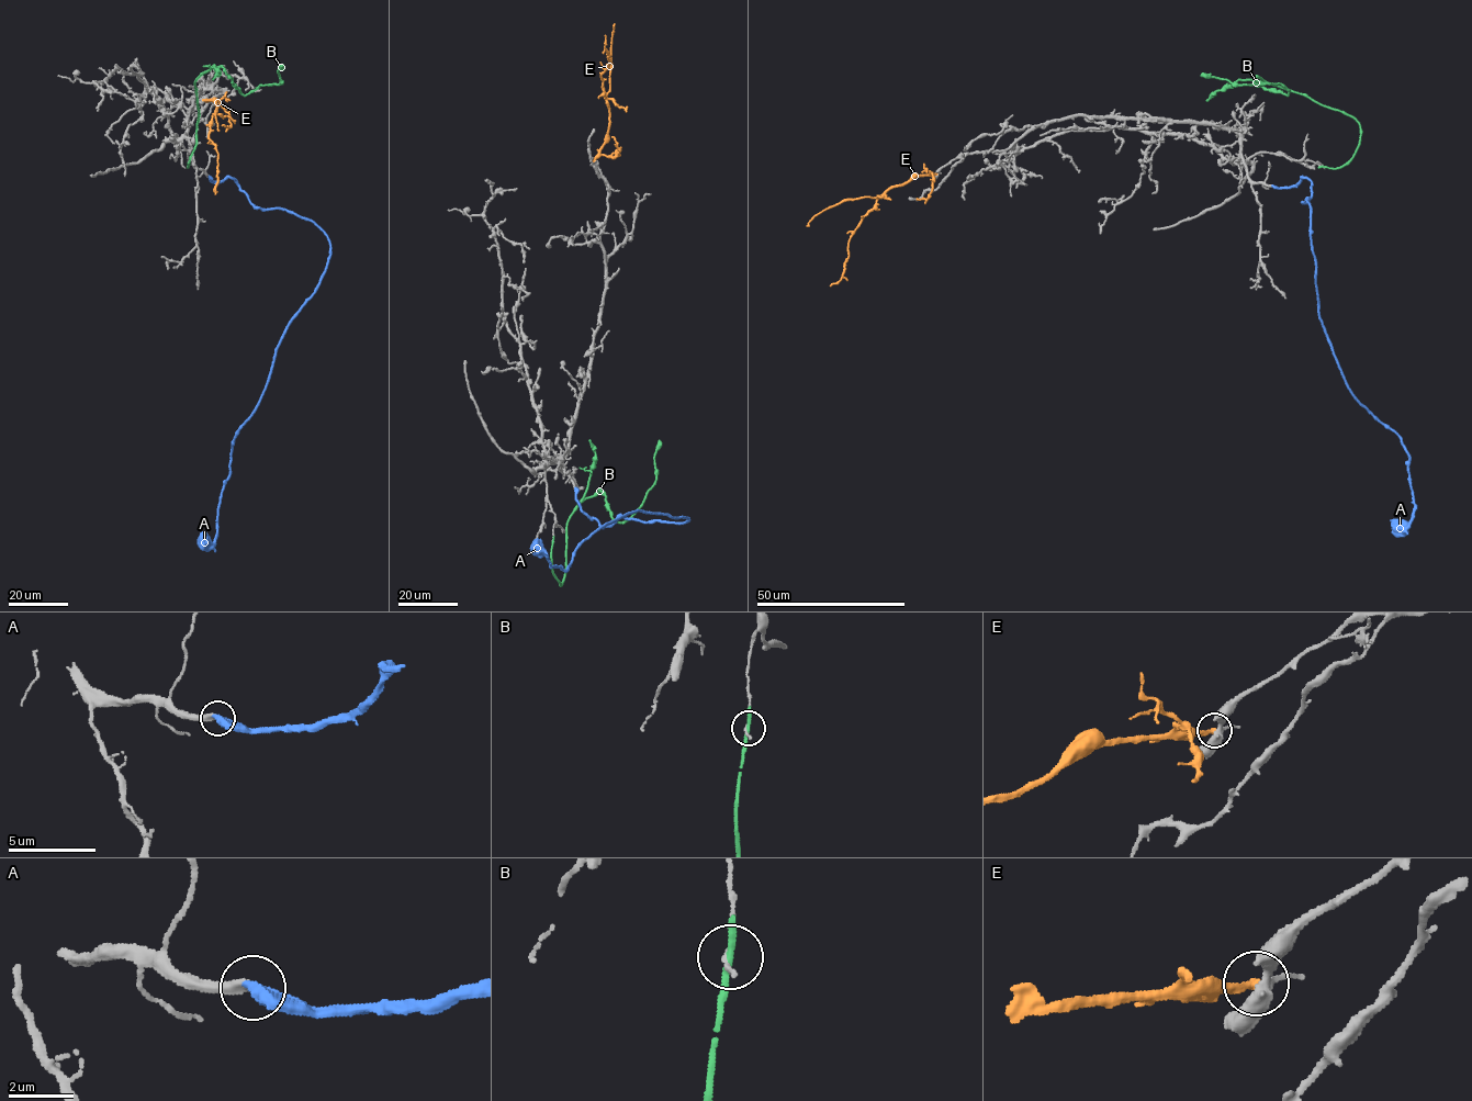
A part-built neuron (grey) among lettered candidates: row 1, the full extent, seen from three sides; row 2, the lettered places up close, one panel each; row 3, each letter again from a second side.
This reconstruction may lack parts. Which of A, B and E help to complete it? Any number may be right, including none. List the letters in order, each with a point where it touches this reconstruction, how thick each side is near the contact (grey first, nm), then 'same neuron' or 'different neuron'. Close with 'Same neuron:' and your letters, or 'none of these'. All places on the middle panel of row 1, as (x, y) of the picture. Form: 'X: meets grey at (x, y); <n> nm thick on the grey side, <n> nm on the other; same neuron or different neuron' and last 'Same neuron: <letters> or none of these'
A: meets grey at (575, 489); 340 nm thick on the grey side, 480 nm on the other; same neuron
B: meets grey at (553, 540); 160 nm thick on the grey side, 320 nm on the other; different neuron
E: meets grey at (593, 160); 420 nm thick on the grey side, 280 nm on the other; different neuron
Same neuron: A

